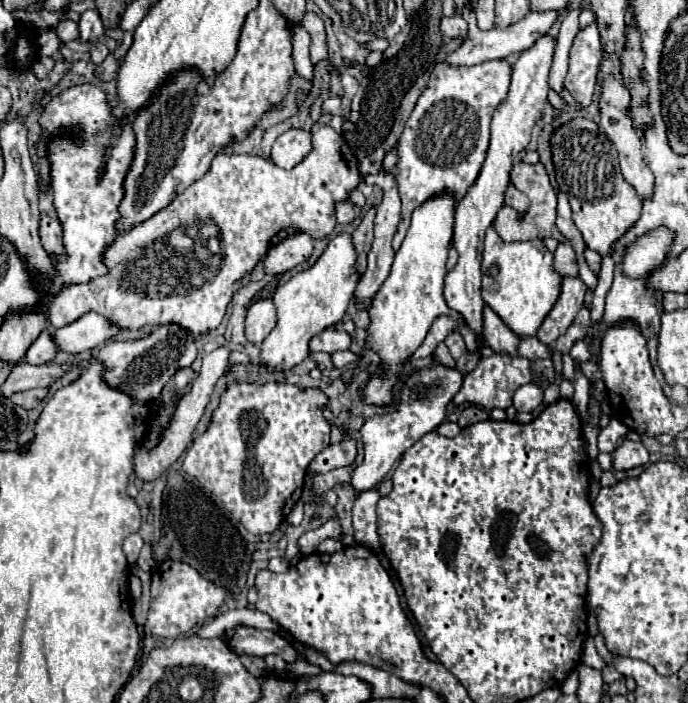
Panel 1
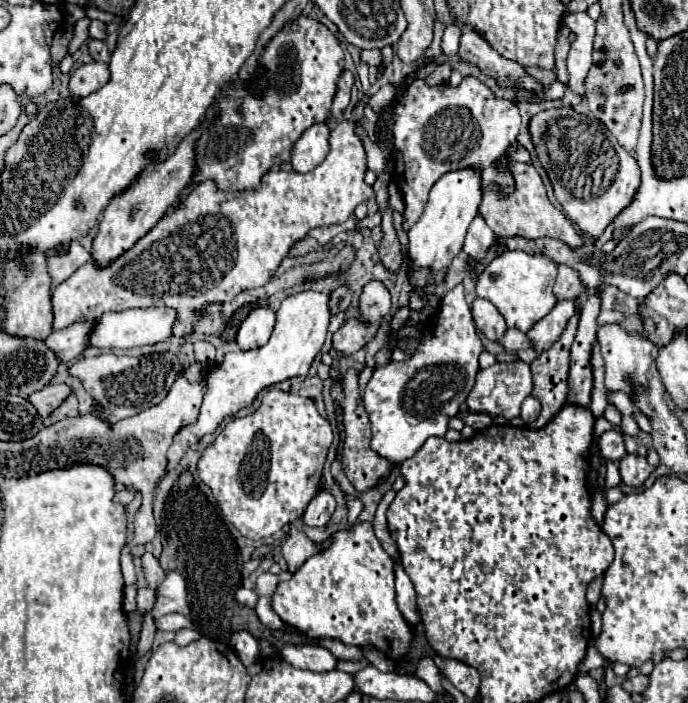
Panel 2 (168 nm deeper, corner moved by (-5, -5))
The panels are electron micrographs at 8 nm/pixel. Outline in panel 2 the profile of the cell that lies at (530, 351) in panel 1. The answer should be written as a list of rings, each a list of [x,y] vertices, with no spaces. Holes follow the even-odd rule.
[[[506,329],[506,333],[500,337],[500,345],[506,351],[520,351],[520,349],[530,349],[530,341],[526,335],[518,329]]]

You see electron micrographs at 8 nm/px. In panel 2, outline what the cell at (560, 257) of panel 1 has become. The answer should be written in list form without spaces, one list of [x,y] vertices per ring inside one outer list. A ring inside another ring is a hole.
[[[558,265],[558,277],[556,277],[552,291],[556,299],[562,301],[562,299],[576,299],[584,291],[584,287],[576,271],[570,271],[570,267],[566,265]]]

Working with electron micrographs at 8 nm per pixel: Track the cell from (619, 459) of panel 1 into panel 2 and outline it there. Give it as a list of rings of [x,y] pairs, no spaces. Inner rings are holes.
[[[626,455],[624,459],[620,459],[622,483],[626,483],[628,487],[642,487],[650,473],[652,473],[652,467],[648,465],[646,457]]]

